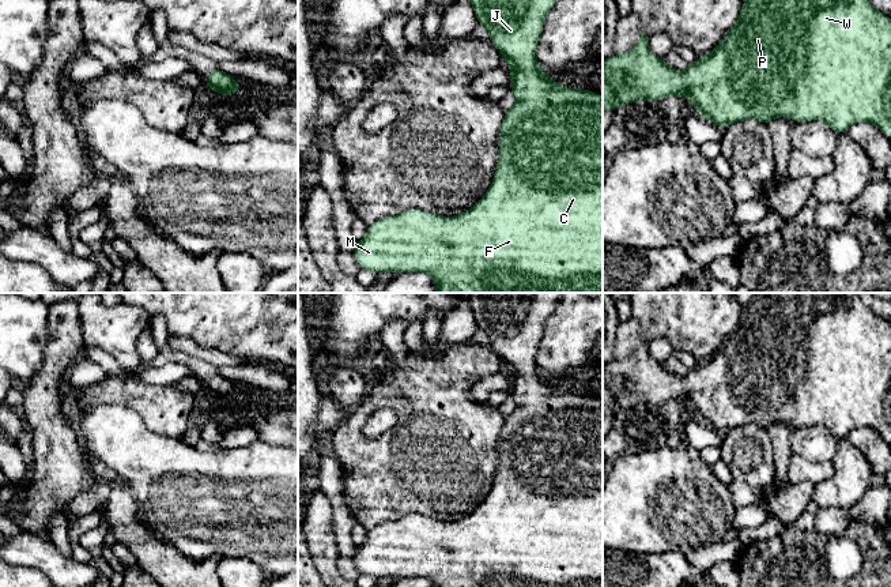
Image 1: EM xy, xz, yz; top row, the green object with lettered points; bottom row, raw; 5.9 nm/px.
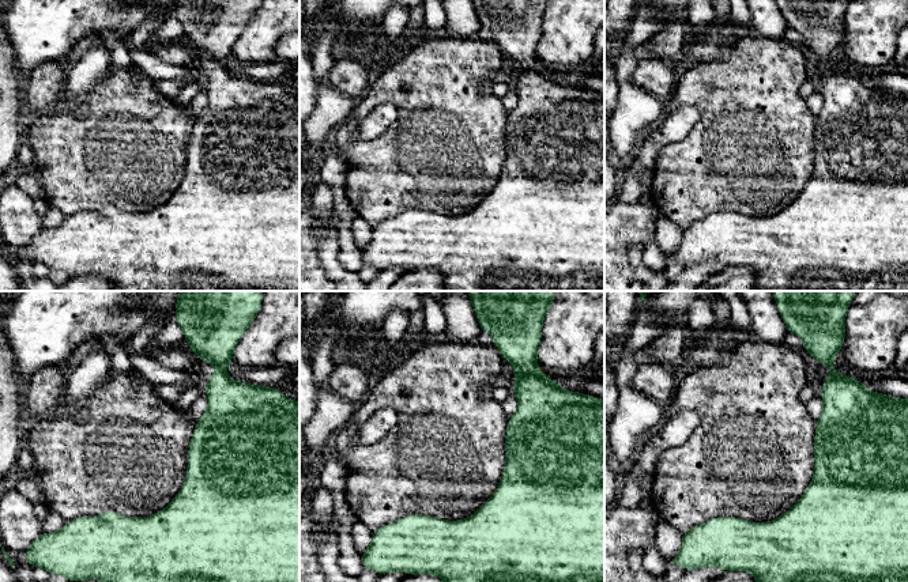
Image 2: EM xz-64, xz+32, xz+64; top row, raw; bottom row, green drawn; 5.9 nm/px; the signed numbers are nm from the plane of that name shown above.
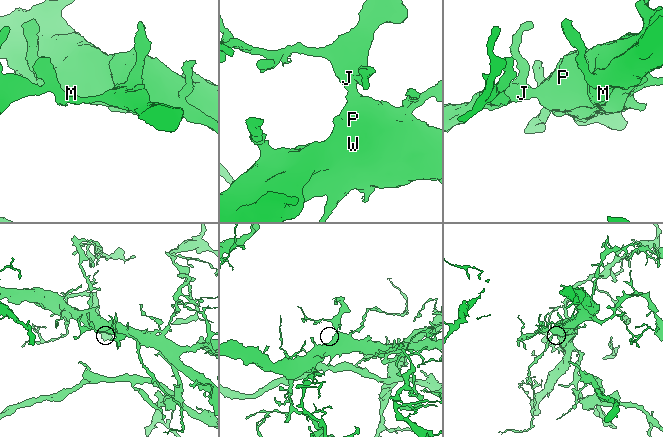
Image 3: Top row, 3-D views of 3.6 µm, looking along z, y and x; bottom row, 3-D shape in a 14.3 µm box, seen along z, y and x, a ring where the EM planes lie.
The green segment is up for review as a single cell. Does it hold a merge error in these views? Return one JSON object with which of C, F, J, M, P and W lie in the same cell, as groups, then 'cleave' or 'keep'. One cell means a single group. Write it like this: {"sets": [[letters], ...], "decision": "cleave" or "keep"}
{"sets": [["C", "F", "J", "M", "P", "W"]], "decision": "keep"}

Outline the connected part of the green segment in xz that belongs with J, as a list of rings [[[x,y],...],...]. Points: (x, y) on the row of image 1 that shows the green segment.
[[[471,0],[476,20],[490,33],[490,42],[510,67],[510,91],[516,104],[505,112],[498,136],[499,158],[491,187],[465,212],[441,217],[419,208],[409,208],[393,217],[384,217],[367,226],[366,237],[355,241],[354,257],[360,268],[377,275],[384,272],[424,272],[435,281],[435,293],[603,293],[603,98],[586,89],[559,86],[543,71],[536,59],[536,48],[543,33],[544,19],[556,0]]]

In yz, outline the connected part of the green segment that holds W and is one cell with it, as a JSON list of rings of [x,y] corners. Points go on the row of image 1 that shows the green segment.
[[[745,0],[726,37],[684,72],[657,57],[649,48],[649,37],[641,30],[639,34],[633,50],[603,61],[603,110],[686,95],[702,117],[722,129],[743,120],[767,124],[788,117],[796,123],[822,120],[843,135],[853,124],[868,121],[891,139],[891,18],[868,0]]]

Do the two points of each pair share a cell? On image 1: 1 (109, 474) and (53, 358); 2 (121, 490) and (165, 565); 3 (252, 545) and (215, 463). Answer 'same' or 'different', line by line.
1: different
2: same
3: same

